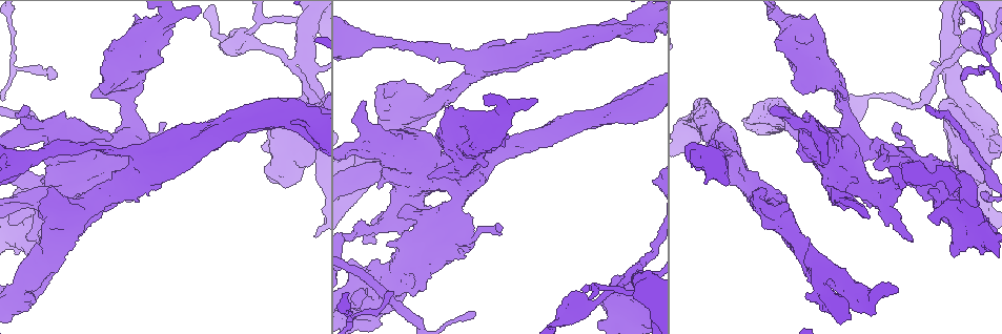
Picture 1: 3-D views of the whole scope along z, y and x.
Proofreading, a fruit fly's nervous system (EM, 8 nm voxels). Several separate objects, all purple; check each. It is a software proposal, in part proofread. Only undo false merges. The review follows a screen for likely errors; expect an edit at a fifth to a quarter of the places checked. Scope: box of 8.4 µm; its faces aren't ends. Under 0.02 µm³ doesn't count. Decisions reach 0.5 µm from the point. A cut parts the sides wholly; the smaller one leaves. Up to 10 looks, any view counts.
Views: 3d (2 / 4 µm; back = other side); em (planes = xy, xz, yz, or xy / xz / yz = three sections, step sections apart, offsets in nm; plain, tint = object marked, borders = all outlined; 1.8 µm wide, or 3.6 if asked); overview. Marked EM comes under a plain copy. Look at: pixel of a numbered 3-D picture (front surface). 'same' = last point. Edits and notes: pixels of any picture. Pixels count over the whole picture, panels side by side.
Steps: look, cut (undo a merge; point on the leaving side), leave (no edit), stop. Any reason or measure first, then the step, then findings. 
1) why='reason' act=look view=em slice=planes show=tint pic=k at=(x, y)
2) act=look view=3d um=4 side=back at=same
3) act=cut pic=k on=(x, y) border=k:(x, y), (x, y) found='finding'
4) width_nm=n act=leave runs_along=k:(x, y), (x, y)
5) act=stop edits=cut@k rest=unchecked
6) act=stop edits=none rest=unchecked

why='abrupt turn' act=look view=3d um=4 pic=1 at=(303, 61)

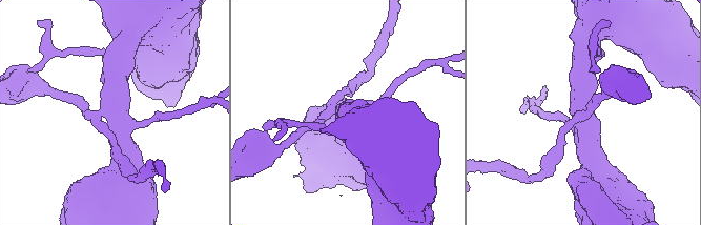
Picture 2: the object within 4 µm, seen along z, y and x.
act=look view=em slice=planes show=tint pic=2 at=(114, 114)

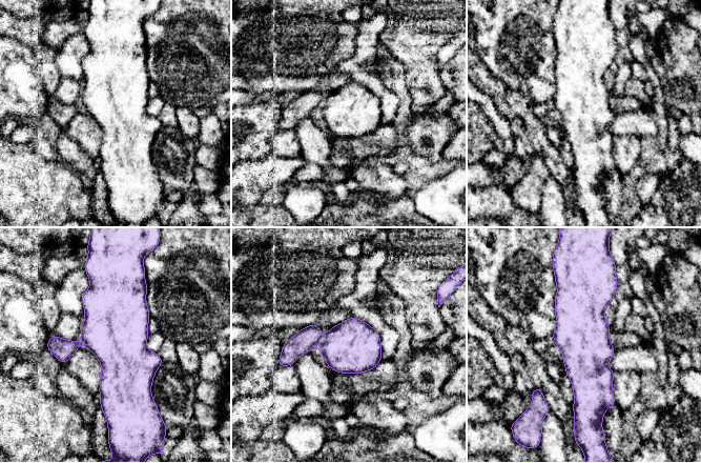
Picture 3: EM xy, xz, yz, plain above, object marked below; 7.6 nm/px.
act=cut pic=3 on=(307, 338) border=3:(323, 336), (318, 343) found='a second neuron is stuck on'

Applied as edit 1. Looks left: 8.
act=look view=em um=3.6 slice=planes show=tint pic=1 at=(42, 195)

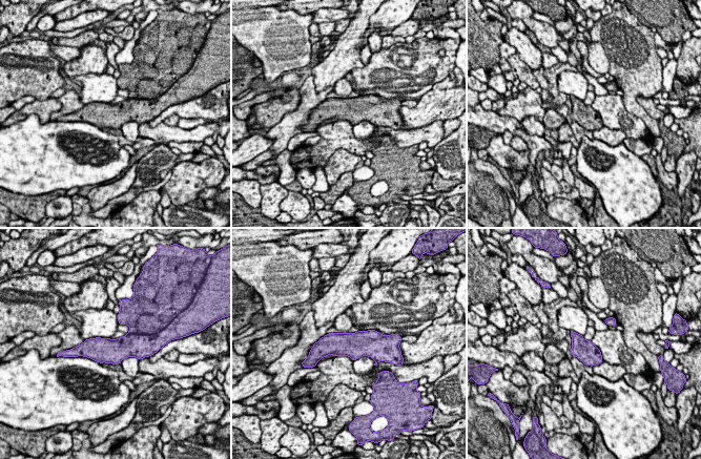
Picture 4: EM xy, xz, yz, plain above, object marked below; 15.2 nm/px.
act=cut pic=4 on=(143, 318) border=4:(128, 333), (145, 333), (148, 335) found='two neurons meet here'

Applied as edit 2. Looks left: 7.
act=look view=overview

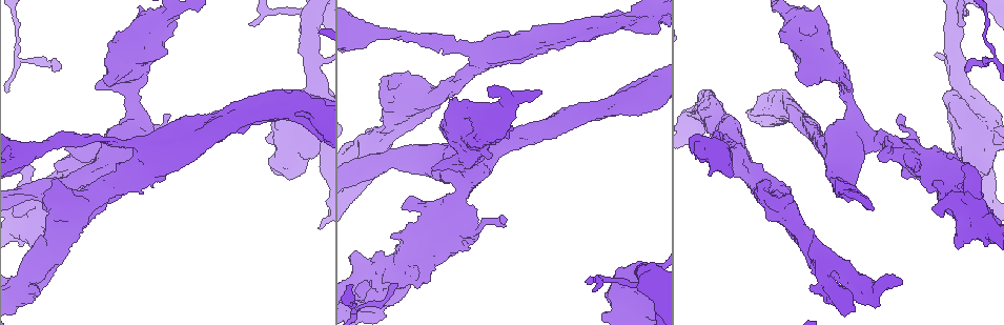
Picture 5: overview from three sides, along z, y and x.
why='thick turns thin' act=look view=em slice=planes show=borders pic=5 at=(123, 142)

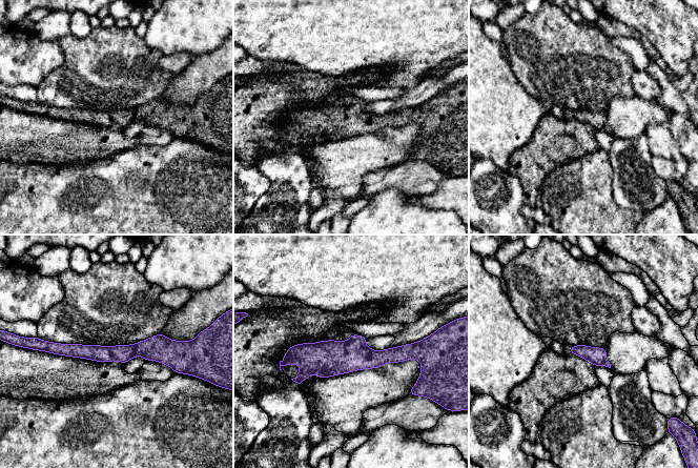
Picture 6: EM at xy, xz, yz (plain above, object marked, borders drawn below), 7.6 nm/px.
act=leave runs_along=6:(53, 347), (165, 350), (179, 358) found='one neuron here'

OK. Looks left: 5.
act=stop edits=cut@3,cut@4 rest=unchecked

